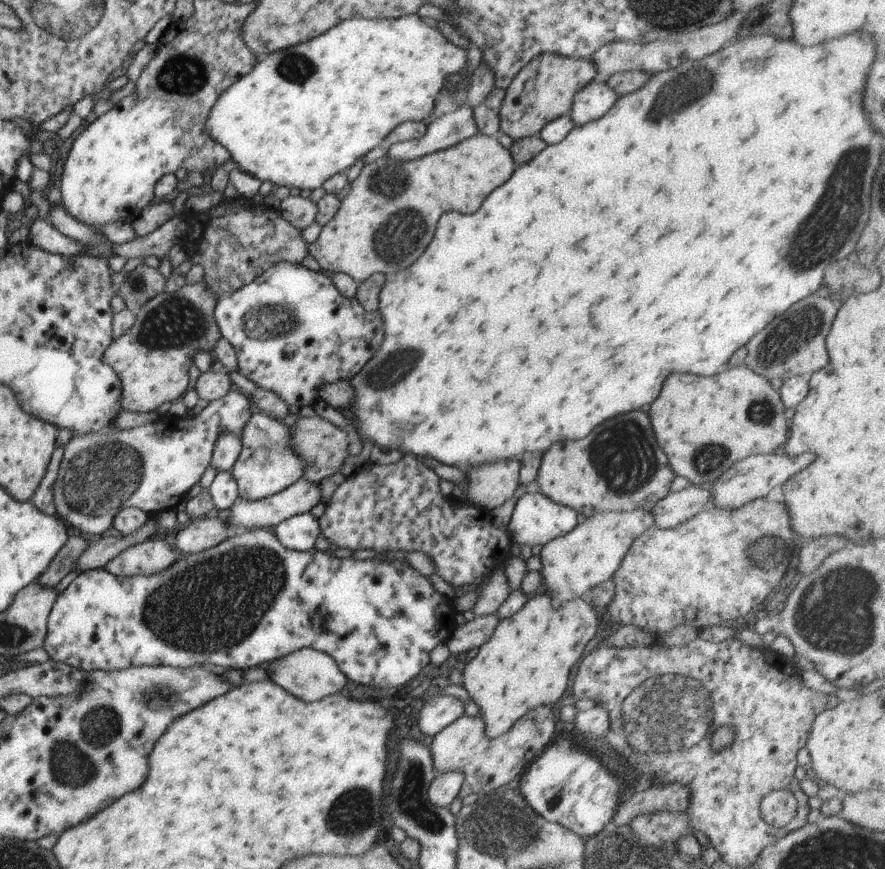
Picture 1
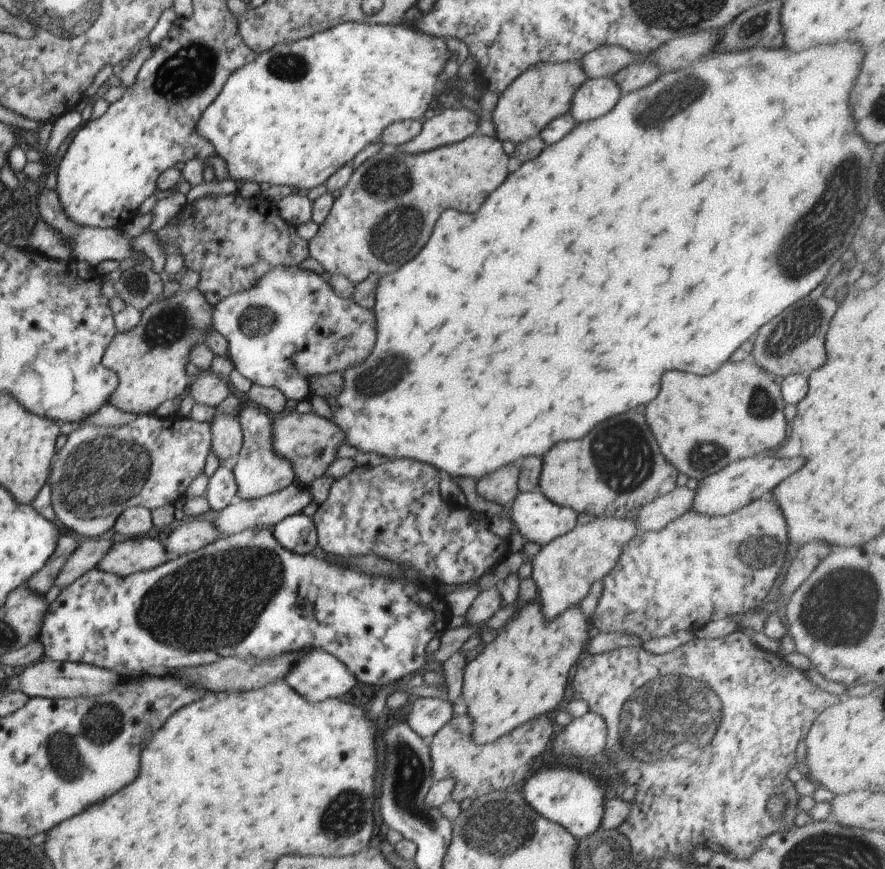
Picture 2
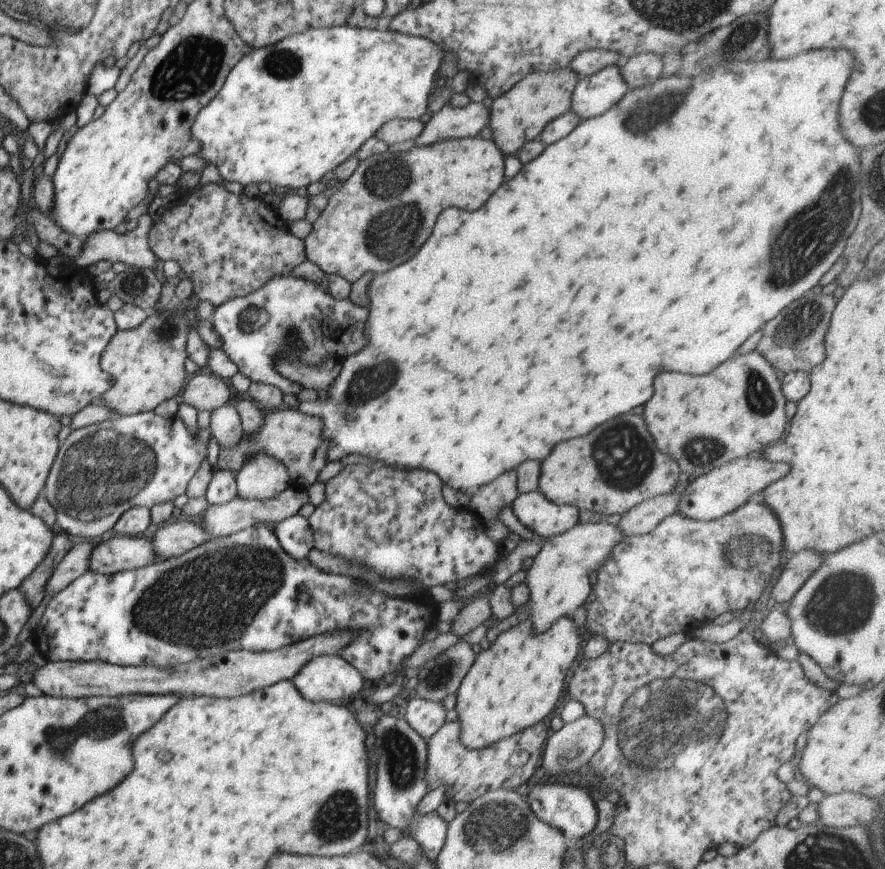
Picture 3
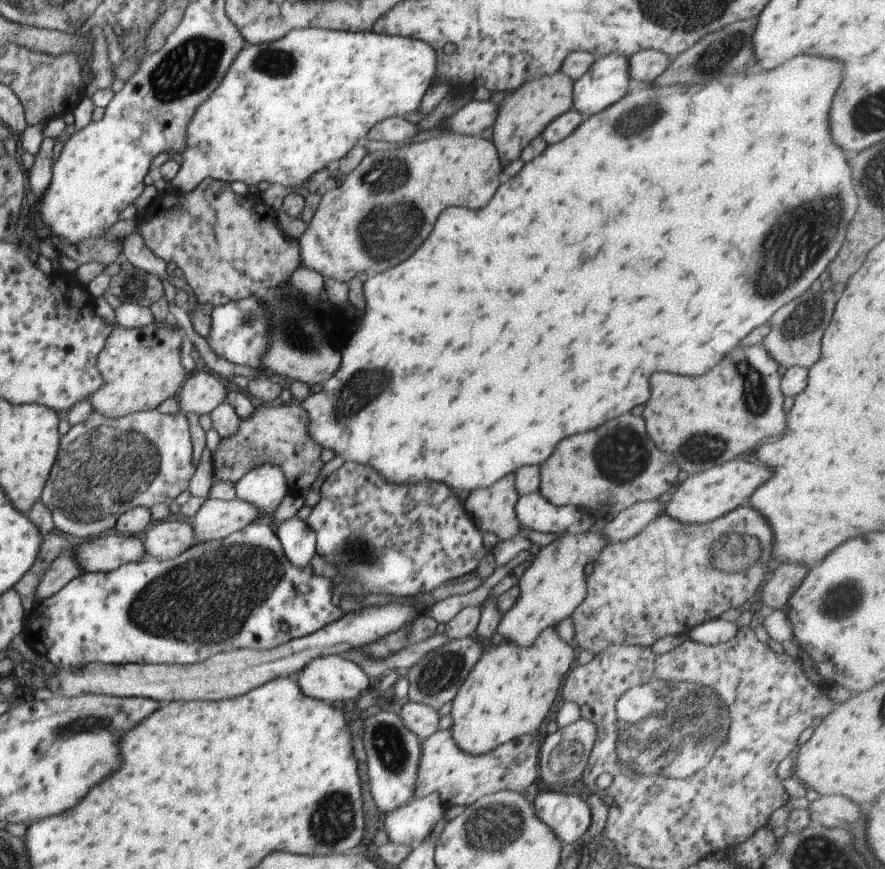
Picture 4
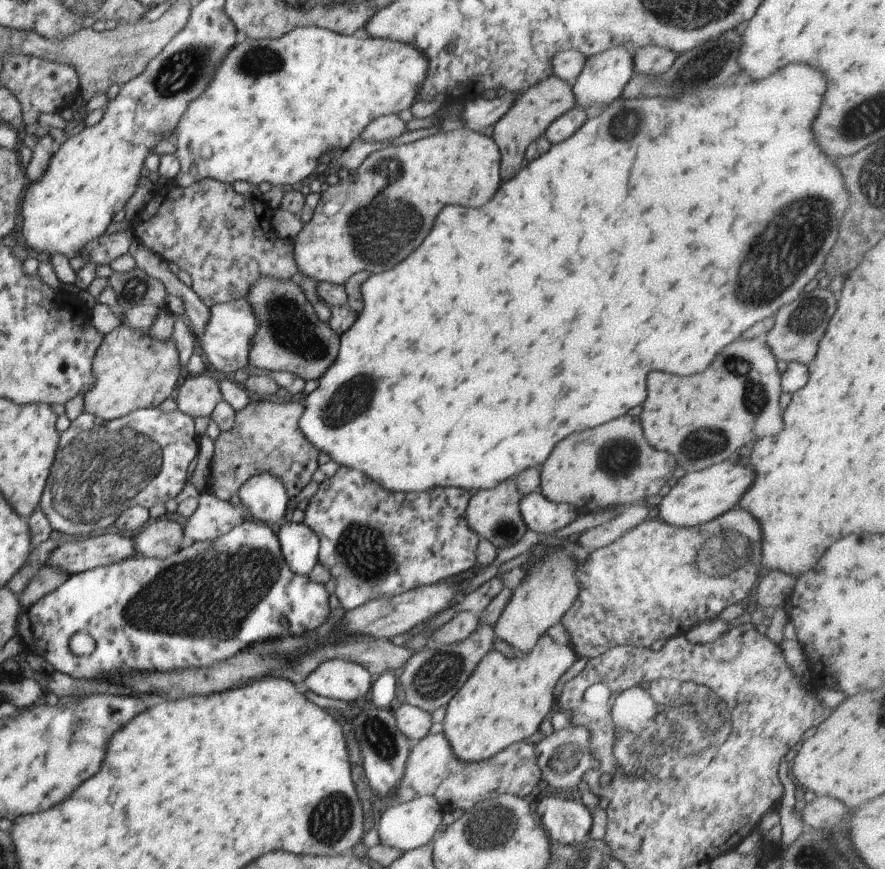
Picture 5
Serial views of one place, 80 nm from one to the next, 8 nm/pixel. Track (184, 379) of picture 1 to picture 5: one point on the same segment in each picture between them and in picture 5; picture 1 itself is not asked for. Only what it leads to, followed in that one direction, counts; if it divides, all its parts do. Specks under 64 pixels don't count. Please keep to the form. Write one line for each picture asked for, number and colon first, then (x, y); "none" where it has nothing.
2: (150, 360)
3: (146, 363)
4: (141, 368)
5: (133, 371)

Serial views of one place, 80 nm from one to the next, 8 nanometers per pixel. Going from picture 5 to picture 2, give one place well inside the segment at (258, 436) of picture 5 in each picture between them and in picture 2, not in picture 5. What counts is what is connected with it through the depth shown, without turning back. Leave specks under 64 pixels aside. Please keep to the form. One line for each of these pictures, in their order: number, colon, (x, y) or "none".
2: (309, 441)
3: (296, 439)
4: (279, 434)

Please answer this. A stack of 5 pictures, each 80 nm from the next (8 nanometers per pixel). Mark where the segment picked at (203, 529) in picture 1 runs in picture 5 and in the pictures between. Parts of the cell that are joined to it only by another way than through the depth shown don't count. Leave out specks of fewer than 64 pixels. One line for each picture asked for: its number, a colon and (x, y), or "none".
2: (187, 538)
3: (176, 539)
4: (165, 539)
5: (160, 538)

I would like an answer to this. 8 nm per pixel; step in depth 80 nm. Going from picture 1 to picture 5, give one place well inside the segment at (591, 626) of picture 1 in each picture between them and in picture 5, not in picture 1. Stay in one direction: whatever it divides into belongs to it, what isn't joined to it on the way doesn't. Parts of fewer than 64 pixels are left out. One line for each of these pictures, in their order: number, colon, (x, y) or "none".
2: (522, 673)
3: (516, 682)
4: (510, 690)
5: (504, 701)

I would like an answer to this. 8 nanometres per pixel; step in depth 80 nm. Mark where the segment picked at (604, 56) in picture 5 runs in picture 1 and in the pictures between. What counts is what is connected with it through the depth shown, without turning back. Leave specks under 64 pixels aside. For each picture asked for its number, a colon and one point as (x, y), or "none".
1: (591, 103)
2: (594, 98)
3: (593, 95)
4: (607, 80)

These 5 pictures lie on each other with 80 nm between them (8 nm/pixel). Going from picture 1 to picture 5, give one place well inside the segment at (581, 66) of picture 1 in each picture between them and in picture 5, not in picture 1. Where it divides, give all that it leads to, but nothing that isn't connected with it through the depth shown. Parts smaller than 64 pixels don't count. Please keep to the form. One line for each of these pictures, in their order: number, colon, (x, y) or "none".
2: (540, 94)
3: (520, 114)
4: (524, 113)
5: (535, 108)

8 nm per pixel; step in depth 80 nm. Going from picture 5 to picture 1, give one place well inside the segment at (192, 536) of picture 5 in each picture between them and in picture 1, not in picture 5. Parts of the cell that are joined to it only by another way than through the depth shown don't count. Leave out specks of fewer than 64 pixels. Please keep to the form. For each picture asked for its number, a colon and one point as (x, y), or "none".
1: (300, 497)
2: (241, 514)
3: (223, 520)
4: (216, 519)

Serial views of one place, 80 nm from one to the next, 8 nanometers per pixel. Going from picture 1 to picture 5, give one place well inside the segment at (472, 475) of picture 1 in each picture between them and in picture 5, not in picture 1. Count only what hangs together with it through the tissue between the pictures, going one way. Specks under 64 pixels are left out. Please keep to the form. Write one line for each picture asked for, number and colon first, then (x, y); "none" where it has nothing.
2: (501, 486)
3: (486, 501)
4: (492, 509)
5: (494, 514)

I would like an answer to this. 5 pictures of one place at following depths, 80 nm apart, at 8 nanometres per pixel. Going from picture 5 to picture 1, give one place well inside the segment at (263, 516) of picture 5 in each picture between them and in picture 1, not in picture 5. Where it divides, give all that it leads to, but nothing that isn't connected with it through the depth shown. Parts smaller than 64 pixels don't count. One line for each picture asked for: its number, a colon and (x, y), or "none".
1: (266, 465)
2: (259, 471)
3: (261, 476)
4: (264, 486)

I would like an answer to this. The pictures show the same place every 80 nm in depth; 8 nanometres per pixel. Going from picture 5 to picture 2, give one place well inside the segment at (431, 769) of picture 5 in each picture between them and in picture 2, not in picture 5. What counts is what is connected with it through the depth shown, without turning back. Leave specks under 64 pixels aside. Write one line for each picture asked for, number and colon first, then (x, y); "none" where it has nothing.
2: (478, 769)
3: (468, 773)
4: (460, 778)

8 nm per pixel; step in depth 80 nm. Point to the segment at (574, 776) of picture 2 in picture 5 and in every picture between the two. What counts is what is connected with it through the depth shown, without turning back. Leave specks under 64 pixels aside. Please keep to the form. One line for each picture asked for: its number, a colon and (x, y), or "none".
3: (569, 807)
4: (567, 815)
5: (567, 822)

